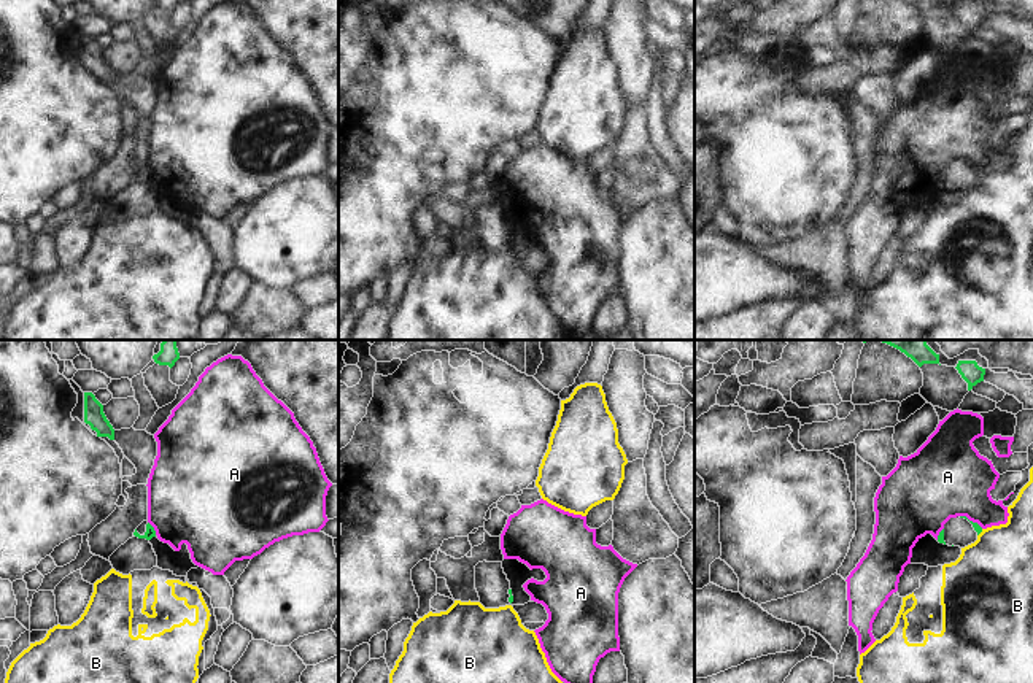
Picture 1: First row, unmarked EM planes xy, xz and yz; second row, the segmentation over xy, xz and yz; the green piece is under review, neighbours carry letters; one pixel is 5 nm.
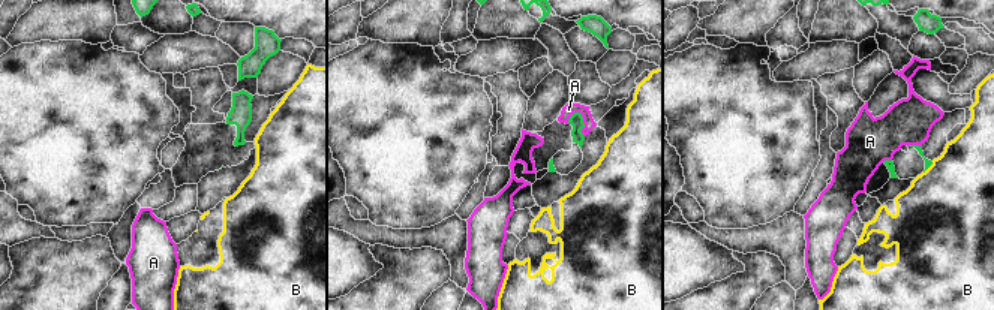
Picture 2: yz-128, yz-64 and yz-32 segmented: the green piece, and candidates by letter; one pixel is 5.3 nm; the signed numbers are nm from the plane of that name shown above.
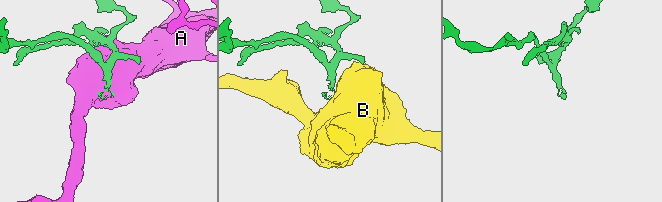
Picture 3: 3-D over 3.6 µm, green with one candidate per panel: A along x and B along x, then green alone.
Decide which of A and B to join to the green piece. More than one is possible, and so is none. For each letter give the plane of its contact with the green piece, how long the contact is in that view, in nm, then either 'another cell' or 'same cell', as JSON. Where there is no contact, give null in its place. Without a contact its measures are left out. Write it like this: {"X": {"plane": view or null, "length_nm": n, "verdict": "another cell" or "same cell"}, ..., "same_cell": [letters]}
{"A": {"plane": "xy", "length_nm": 80, "verdict": "another cell"}, "B": {"plane": "yz", "length_nm": 50, "verdict": "another cell"}, "same_cell": []}

